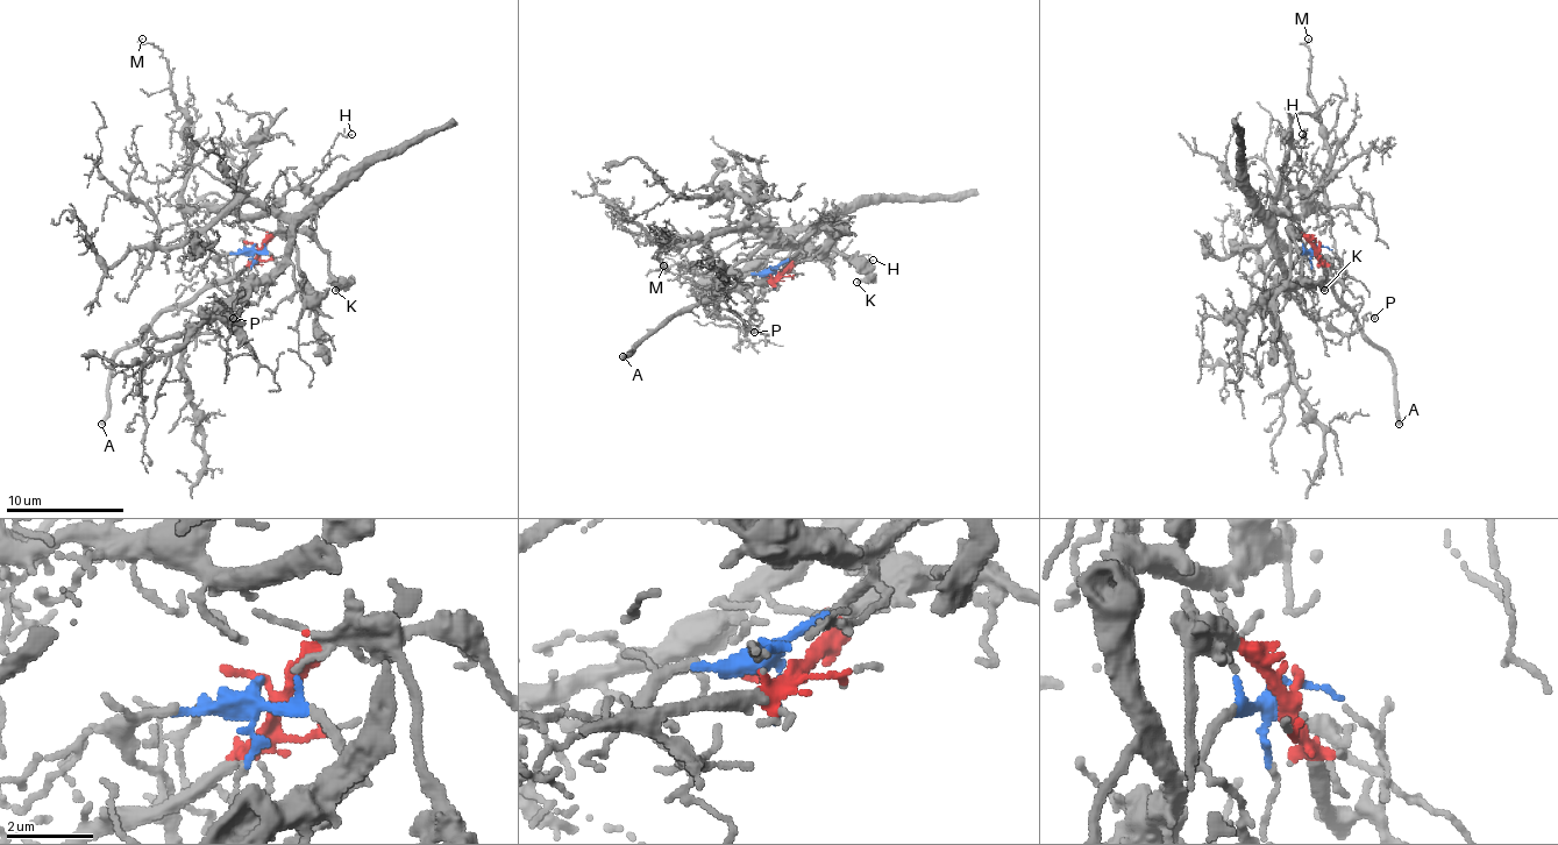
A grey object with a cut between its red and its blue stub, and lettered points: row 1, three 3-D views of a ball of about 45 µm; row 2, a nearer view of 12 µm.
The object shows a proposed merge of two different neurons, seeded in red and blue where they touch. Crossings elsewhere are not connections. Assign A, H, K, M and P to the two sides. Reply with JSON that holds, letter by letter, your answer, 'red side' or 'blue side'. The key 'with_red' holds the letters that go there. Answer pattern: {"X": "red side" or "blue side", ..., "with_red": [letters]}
{"A": "red side", "H": "blue side", "K": "red side", "M": "blue side", "P": "blue side", "with_red": ["A", "K"]}

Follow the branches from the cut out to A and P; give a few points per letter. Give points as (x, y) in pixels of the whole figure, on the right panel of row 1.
A: (1320, 245), (1328, 283), (1391, 360), (1399, 425)
P: (1320, 245), (1287, 271), (1287, 292), (1304, 312), (1320, 316), (1346, 333), (1370, 316), (1375, 318)

